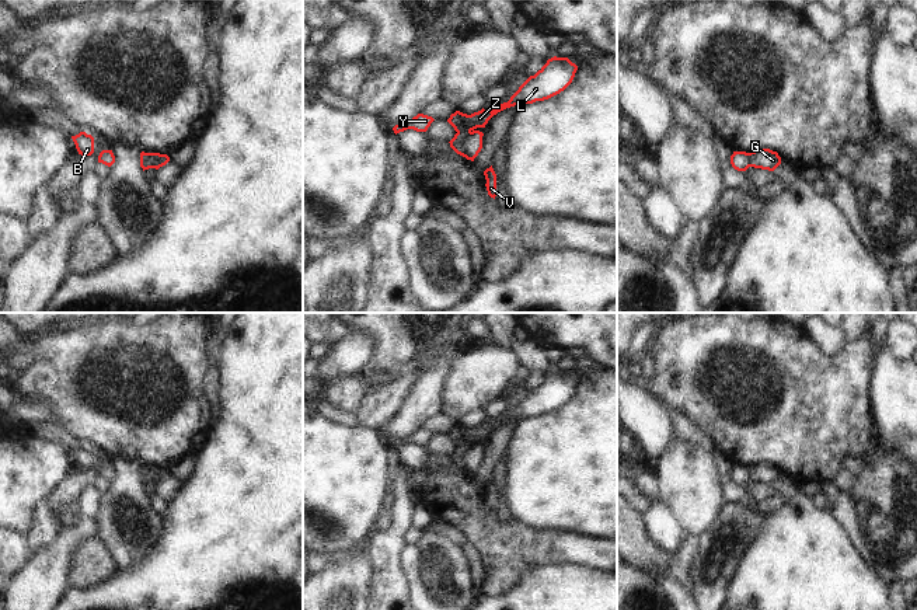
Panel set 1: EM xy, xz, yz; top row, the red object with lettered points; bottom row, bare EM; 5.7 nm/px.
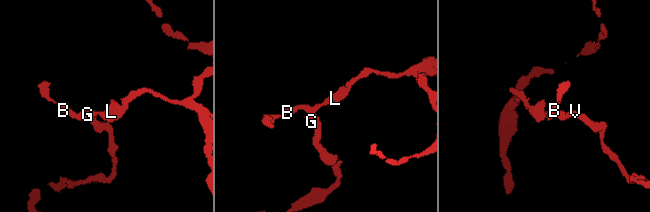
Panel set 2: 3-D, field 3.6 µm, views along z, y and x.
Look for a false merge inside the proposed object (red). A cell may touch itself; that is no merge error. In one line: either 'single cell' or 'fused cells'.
fused cells

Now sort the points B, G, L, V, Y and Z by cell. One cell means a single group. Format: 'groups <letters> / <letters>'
groups B L Y Z / G V

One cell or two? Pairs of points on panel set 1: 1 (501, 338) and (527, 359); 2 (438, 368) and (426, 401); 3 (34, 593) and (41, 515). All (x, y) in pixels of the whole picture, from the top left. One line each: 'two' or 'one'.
1: one
2: one
3: two

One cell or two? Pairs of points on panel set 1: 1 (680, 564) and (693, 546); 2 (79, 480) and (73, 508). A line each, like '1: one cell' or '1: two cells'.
1: one cell
2: two cells

